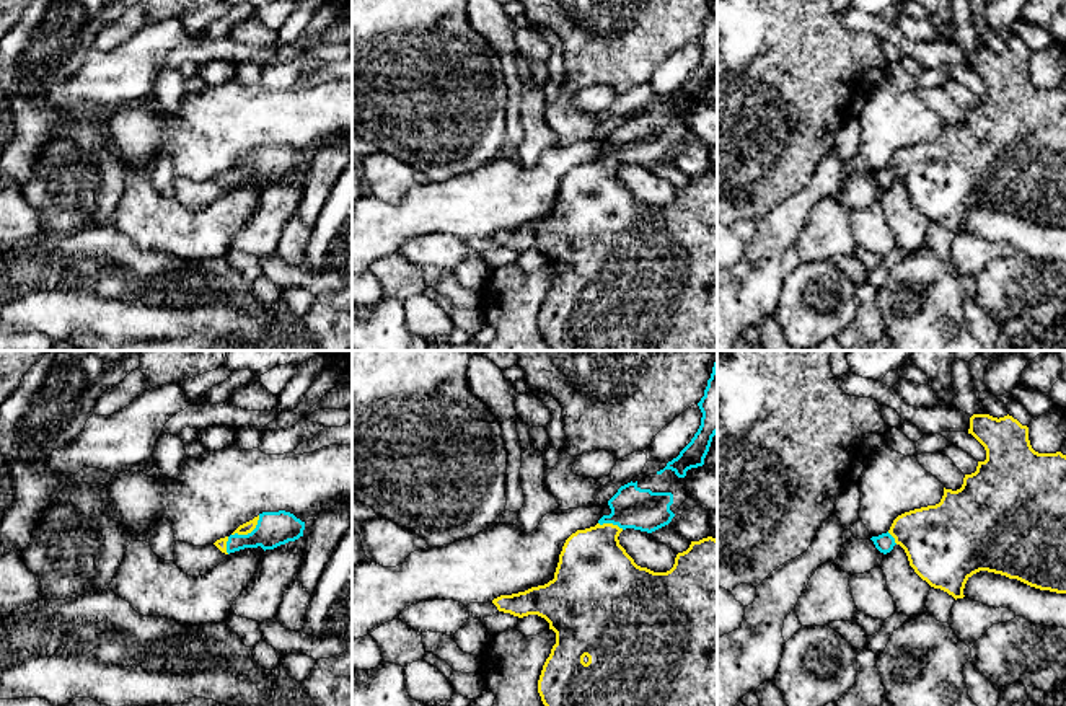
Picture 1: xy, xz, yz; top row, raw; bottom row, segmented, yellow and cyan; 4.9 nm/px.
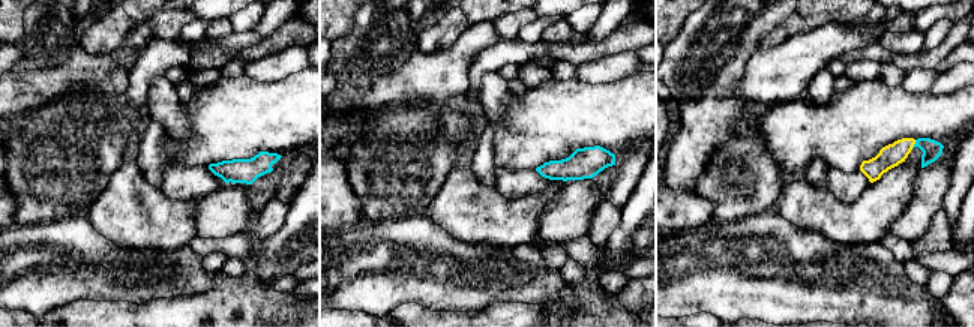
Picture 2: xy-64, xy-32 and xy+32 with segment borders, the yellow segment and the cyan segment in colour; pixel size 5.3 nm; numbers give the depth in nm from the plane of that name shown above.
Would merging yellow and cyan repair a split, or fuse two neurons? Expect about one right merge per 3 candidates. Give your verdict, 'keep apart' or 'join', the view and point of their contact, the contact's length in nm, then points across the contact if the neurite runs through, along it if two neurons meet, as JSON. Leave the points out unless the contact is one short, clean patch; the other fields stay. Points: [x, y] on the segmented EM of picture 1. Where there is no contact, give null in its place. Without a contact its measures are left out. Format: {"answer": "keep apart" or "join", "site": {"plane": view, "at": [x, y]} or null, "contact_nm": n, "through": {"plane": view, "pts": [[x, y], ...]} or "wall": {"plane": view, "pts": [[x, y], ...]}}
{"answer": "join", "site": {"plane": "xy", "at": [248, 532]}, "contact_nm": 170, "through": {"plane": "xy", "pts": [[248, 527], [248, 532], [274, 529]]}}

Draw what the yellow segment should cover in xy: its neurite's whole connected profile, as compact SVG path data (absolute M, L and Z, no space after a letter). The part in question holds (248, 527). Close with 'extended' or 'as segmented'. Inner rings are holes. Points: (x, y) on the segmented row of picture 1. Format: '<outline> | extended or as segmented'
M262 512L214 545L225 554L258 546L266 551L298 540L303 536L303 530L305 522L290 512Z | extended

